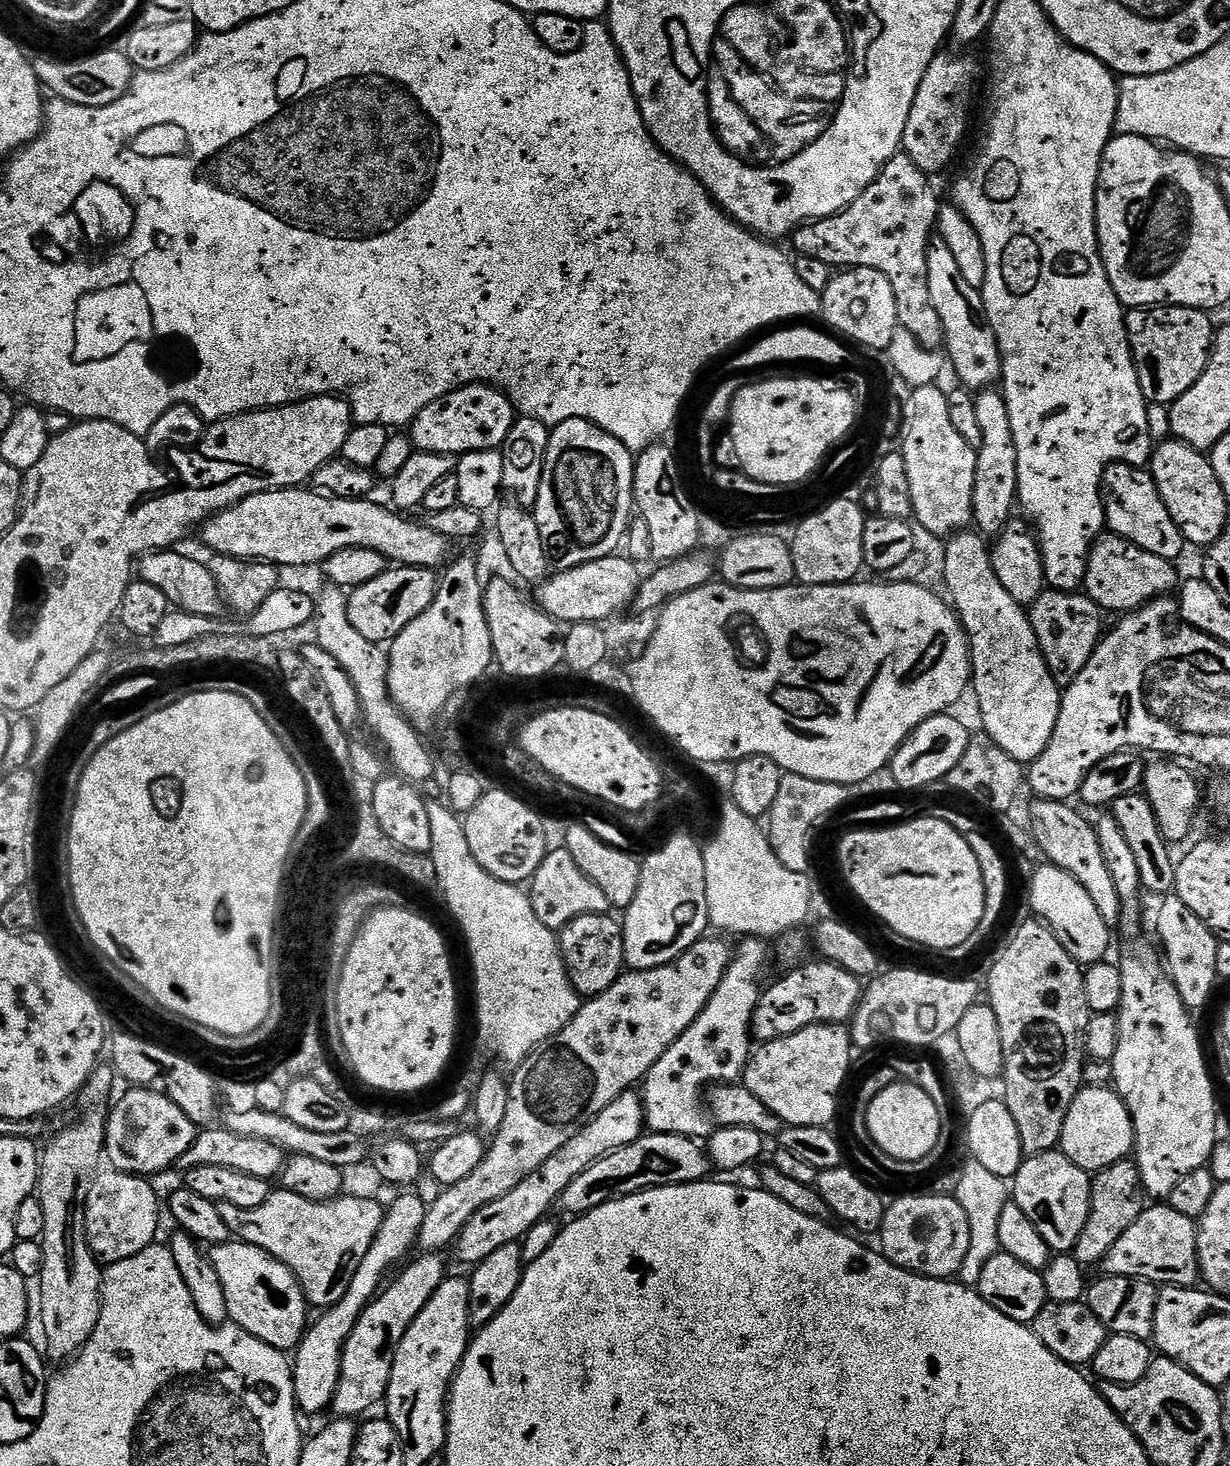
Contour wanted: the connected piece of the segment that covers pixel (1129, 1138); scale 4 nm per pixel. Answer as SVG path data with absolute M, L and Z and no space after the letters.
M1081 1087L1066 1114L1058 1148L1066 1158L1070 1158L1070 1162L1074 1162L1074 1166L1078 1166L1083 1172L1095 1174L1106 1166L1114 1166L1114 1162L1129 1159L1136 1146L1136 1135L1132 1116L1121 1096L1111 1087L1088 1087Z

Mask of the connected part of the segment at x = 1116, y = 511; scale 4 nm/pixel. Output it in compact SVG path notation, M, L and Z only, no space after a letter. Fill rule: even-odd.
M1112 464L1104 471L1102 488L1106 493L1106 524L1115 535L1134 542L1134 546L1142 546L1142 550L1150 550L1150 554L1158 554L1158 558L1179 561L1186 541L1178 526L1174 526L1170 510L1166 510L1151 471L1130 464Z

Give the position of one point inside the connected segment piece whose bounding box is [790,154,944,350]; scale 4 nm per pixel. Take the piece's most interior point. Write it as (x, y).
(887, 228)

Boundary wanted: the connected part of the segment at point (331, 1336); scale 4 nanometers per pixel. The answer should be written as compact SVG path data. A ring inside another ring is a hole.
M404 1194L385 1211L382 1226L371 1243L370 1250L362 1258L354 1279L346 1294L330 1309L325 1309L317 1321L305 1331L300 1345L294 1352L292 1381L294 1382L297 1409L303 1414L325 1412L331 1407L338 1378L341 1377L341 1356L345 1342L357 1325L365 1306L375 1299L383 1285L384 1274L419 1243L422 1224L425 1222L427 1203L414 1194ZM296 1356L296 1360L295 1360ZM306 1413L306 1414L305 1414Z

